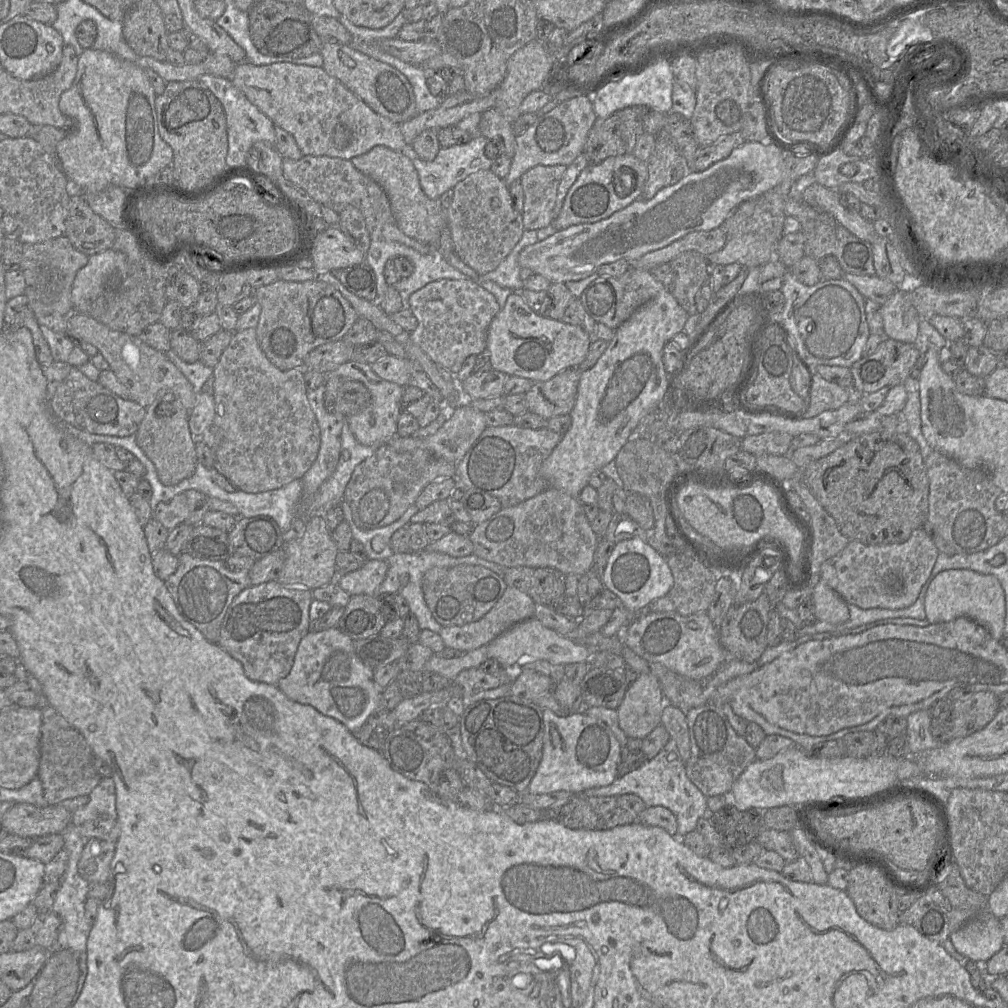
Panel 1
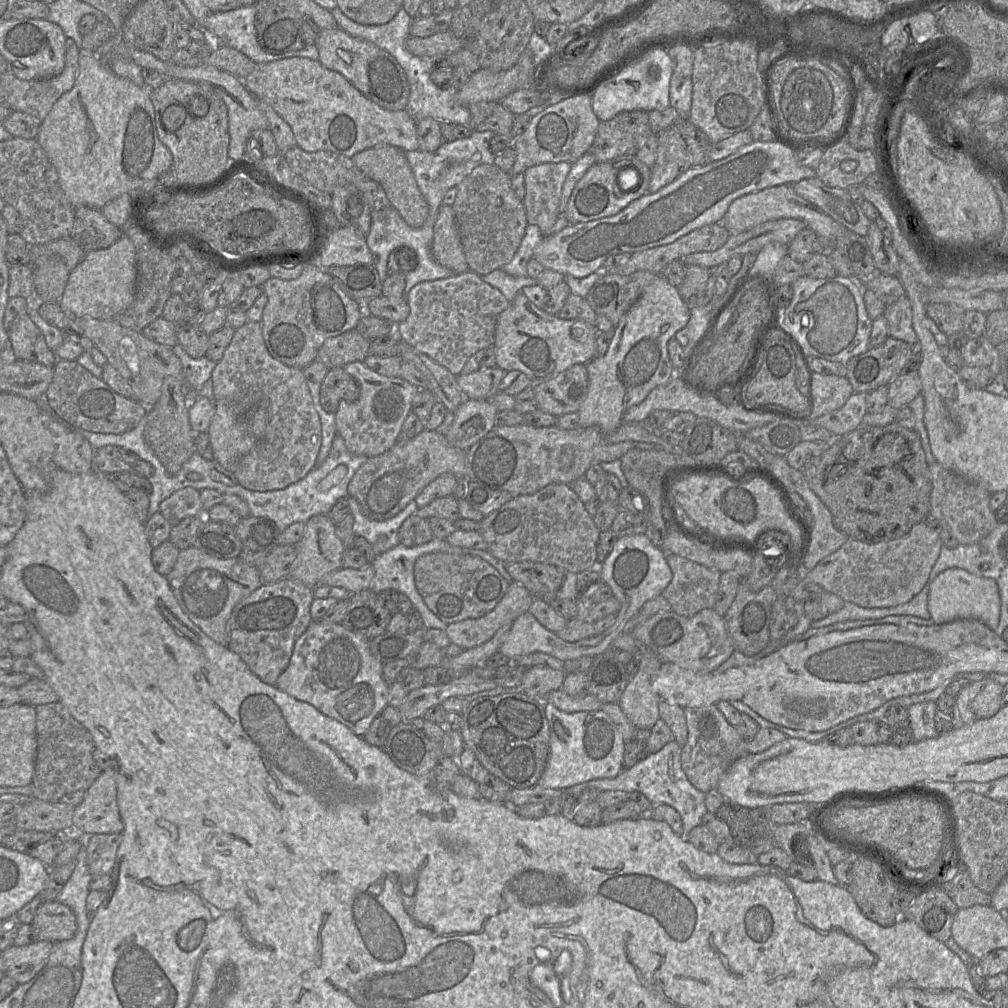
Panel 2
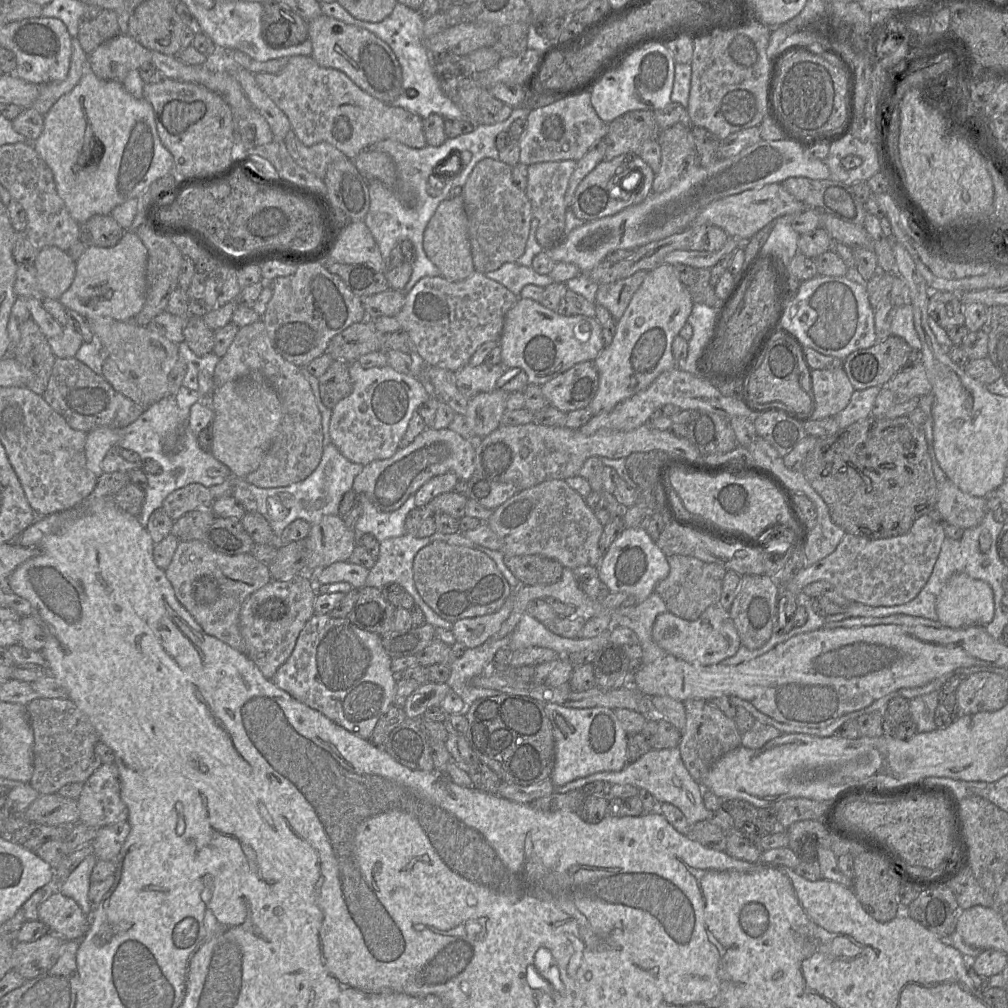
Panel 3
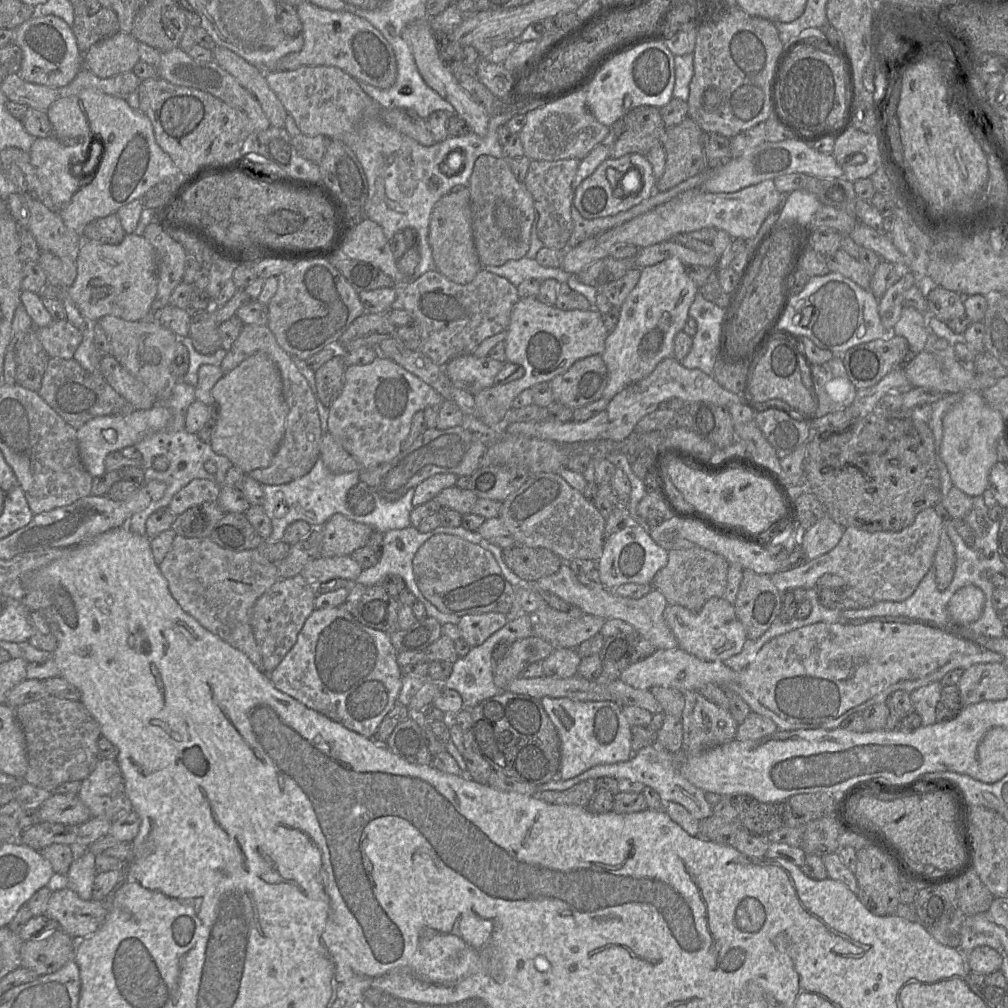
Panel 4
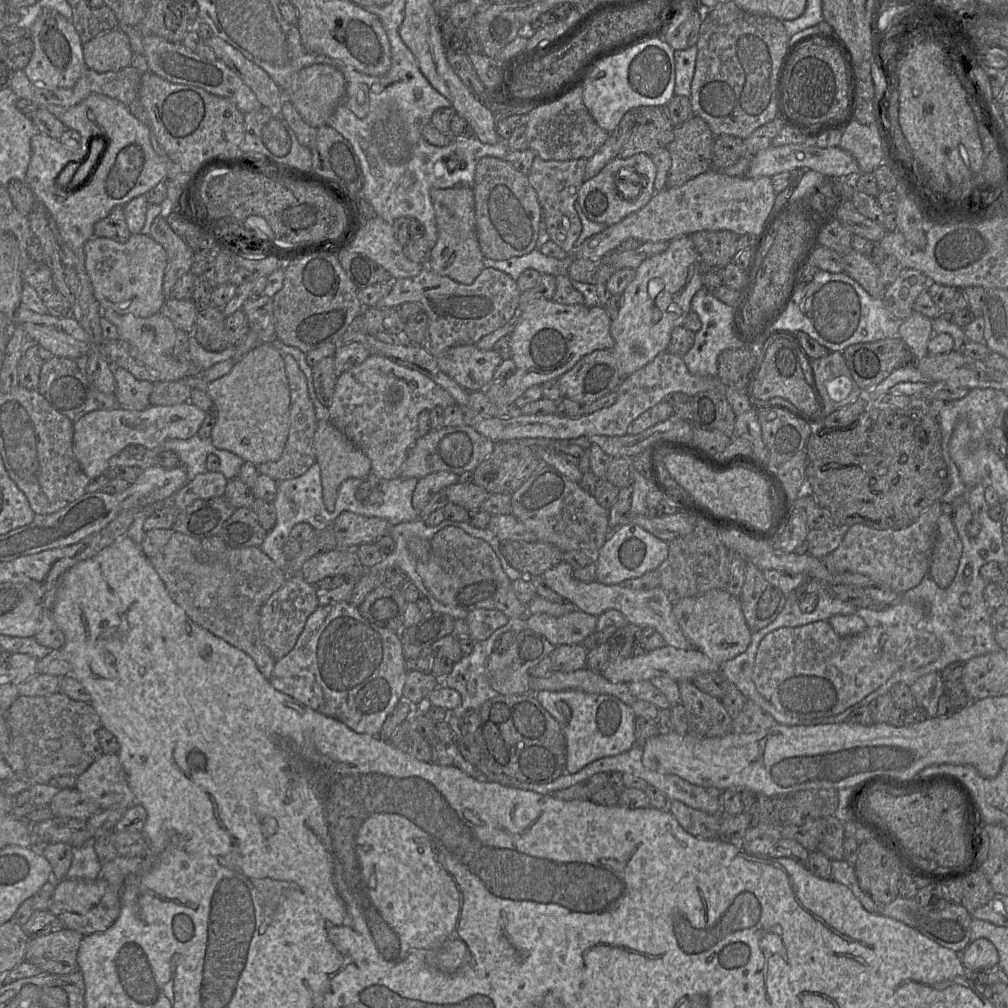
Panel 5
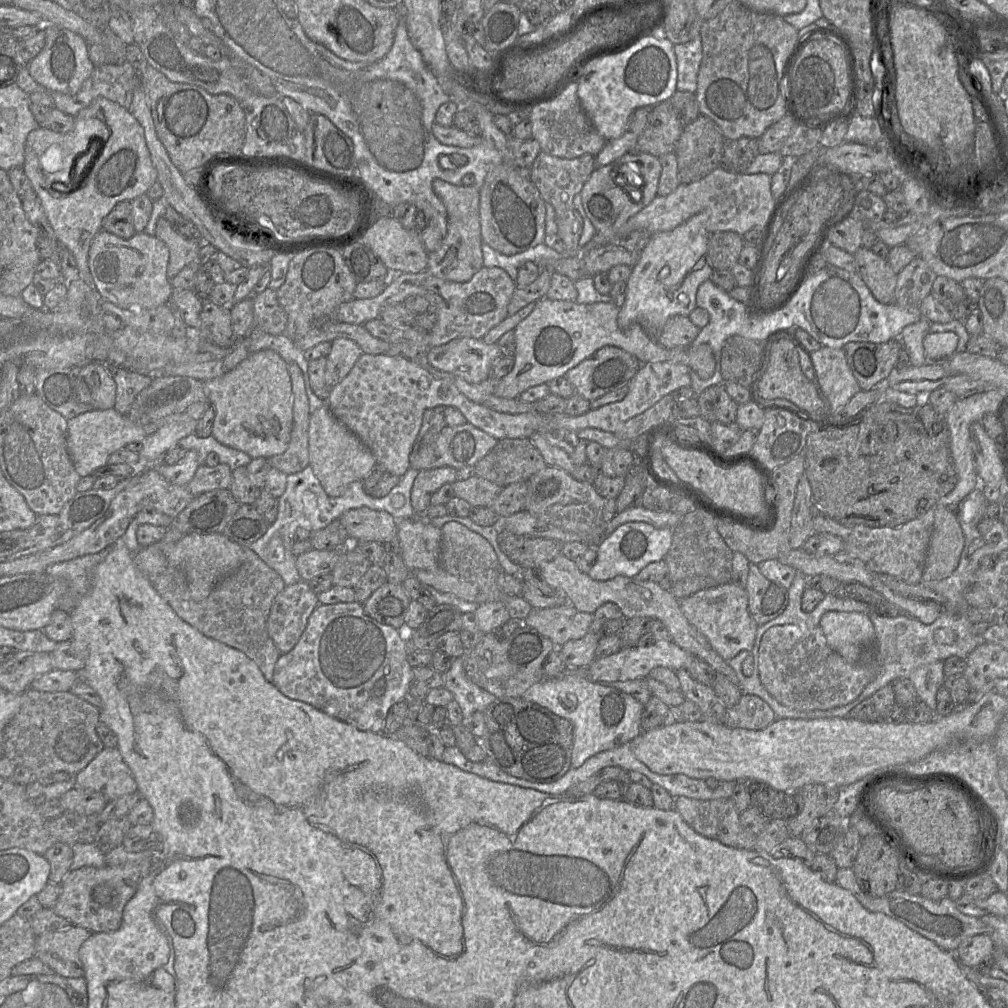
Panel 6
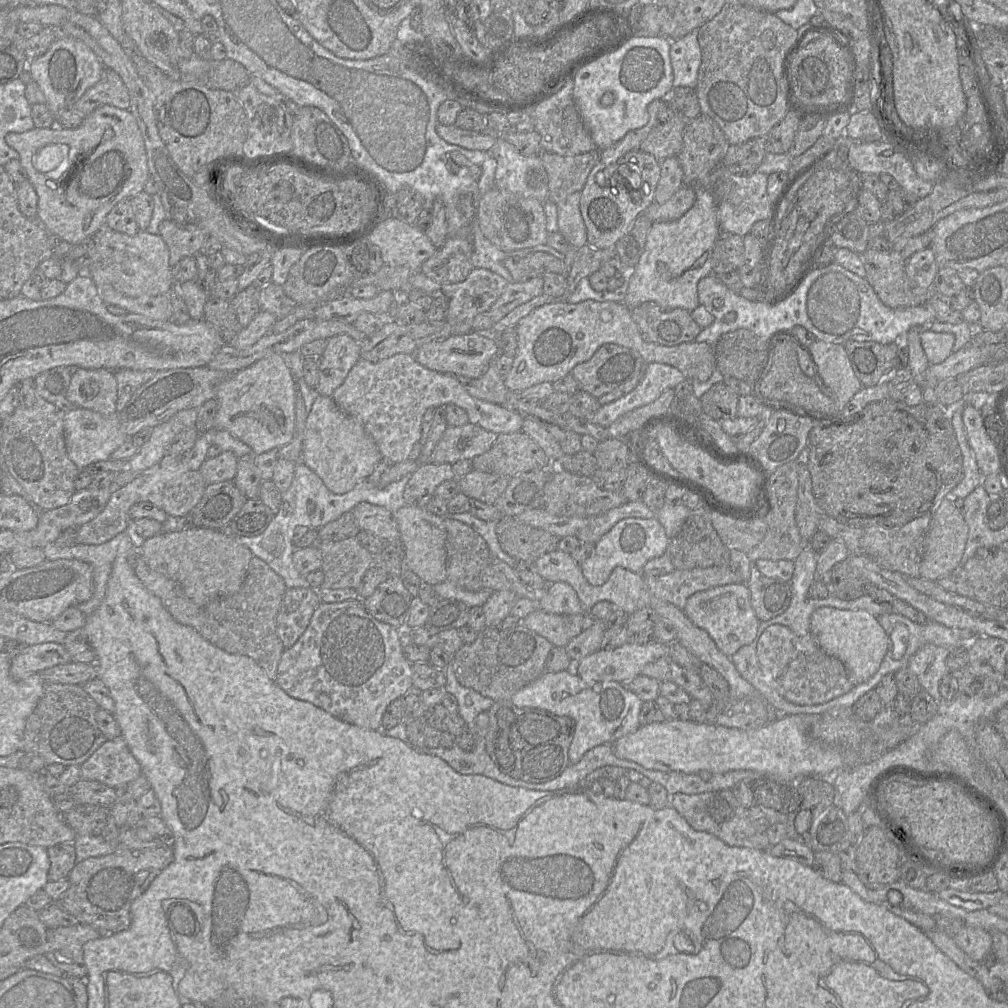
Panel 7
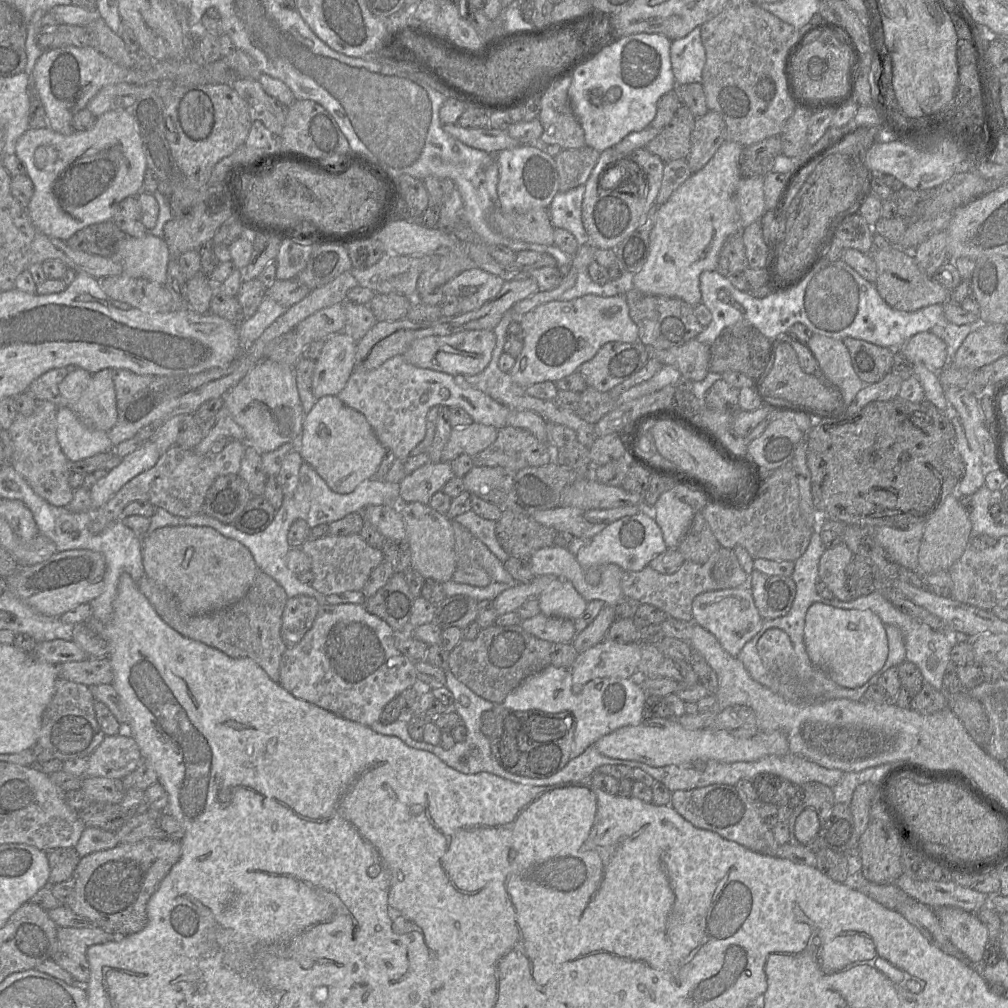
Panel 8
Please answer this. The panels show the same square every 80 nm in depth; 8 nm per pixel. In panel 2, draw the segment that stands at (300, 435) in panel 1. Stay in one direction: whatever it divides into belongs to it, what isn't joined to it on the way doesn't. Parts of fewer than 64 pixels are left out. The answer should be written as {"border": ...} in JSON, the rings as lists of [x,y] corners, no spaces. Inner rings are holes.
{"border":[[[248,321],[243,326],[235,330],[231,342],[224,351],[222,359],[216,363],[211,377],[214,391],[213,402],[226,401],[226,403],[232,407],[236,417],[247,426],[248,430],[254,435],[256,439],[253,448],[246,455],[241,457],[241,459],[236,463],[236,470],[233,472],[233,475],[238,484],[248,490],[259,492],[281,490],[303,479],[314,468],[314,464],[322,444],[322,425],[320,416],[316,411],[312,401],[307,379],[304,376],[303,369],[288,366],[274,358],[269,353],[263,338],[262,326],[260,322]]]}

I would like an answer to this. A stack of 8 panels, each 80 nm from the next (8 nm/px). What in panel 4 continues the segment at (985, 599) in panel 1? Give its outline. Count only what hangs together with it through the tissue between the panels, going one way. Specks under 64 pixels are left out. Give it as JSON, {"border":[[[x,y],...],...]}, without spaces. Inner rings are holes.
{"border":[[[974,585],[958,589],[948,603],[948,613],[956,626],[966,626],[981,616],[985,603],[983,591]]]}

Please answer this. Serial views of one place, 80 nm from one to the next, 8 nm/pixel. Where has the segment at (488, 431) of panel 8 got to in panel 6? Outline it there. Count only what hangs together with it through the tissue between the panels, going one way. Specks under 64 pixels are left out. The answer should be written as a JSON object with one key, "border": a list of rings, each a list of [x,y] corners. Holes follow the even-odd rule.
{"border":[[[467,422],[463,425],[446,426],[433,442],[423,445],[422,441],[417,454],[415,456],[412,456],[412,453],[410,454],[410,467],[417,471],[446,466],[454,469],[465,466],[474,467],[479,460],[494,448],[497,441],[493,436]]]}

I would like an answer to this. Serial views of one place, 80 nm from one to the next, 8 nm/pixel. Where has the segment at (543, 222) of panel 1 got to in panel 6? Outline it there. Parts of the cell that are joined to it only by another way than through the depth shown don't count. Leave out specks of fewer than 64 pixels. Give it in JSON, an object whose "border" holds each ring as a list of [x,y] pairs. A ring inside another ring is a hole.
{"border":[[[540,152],[529,168],[529,179],[539,191],[543,201],[555,210],[557,235],[565,245],[563,256],[580,255],[578,241],[583,230],[582,218],[573,205],[574,196],[579,194],[591,173],[596,168],[595,156],[584,154],[574,159],[563,159]]]}

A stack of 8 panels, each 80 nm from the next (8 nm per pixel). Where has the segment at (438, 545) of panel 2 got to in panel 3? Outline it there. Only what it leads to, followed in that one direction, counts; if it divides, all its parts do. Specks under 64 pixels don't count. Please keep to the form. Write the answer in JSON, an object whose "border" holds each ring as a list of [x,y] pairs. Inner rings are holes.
{"border":[[[435,532],[433,535],[425,538],[419,538],[417,536],[412,536],[406,533],[403,536],[396,537],[396,538],[389,538],[382,541],[380,543],[380,550],[379,550],[378,557],[376,558],[376,562],[374,566],[371,569],[369,569],[369,574],[365,581],[365,586],[381,589],[384,585],[389,583],[397,583],[401,585],[403,589],[413,597],[415,604],[417,604],[422,610],[425,616],[426,623],[431,624],[432,626],[435,627],[440,627],[451,631],[453,623],[441,618],[427,605],[427,603],[423,600],[418,590],[416,589],[414,584],[414,578],[413,578],[413,562],[416,554],[421,548],[437,540],[444,541],[452,545],[458,545],[458,546],[464,546],[464,547],[476,549],[485,553],[495,562],[497,568],[503,574],[505,579],[508,581],[512,590],[514,590],[515,588],[521,585],[519,580],[511,573],[511,571],[504,564],[503,561],[504,555],[499,550],[491,550],[489,548],[476,544],[470,541],[468,538],[466,538],[461,532],[457,532],[454,534],[442,534],[439,532]]]}

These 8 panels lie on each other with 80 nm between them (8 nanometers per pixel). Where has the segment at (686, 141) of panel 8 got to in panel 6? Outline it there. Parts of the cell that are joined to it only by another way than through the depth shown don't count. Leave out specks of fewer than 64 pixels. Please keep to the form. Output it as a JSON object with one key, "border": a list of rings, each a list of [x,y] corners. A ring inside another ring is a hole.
{"border":[[[665,100],[660,103],[657,103],[654,106],[644,106],[644,107],[650,107],[648,115],[647,115],[647,123],[641,132],[641,134],[638,136],[637,142],[635,144],[635,147],[633,151],[631,152],[644,152],[649,153],[653,156],[659,157],[663,154],[674,152],[675,145],[681,135],[681,132],[683,130],[683,125],[679,115],[675,111],[672,103],[670,100]]]}

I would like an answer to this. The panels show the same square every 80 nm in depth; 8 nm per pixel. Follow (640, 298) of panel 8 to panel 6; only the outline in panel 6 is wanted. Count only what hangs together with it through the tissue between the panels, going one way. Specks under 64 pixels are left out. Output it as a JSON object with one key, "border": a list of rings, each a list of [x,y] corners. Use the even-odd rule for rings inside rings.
{"border":[[[674,315],[665,323],[657,343],[665,348],[685,348],[696,338],[700,331],[688,316]]]}

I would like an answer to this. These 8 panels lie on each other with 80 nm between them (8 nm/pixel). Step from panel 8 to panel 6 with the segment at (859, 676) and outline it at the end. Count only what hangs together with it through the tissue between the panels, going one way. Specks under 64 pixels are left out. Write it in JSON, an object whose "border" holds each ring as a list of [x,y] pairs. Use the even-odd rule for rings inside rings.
{"border":[[[828,611],[820,619],[828,645],[850,663],[874,655],[875,629],[868,614]]]}

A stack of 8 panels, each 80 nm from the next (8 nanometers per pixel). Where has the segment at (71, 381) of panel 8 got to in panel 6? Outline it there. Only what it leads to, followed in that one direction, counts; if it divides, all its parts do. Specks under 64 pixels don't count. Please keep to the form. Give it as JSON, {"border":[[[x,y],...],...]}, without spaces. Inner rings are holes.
{"border":[[[97,361],[84,365],[76,376],[76,392],[82,403],[92,405],[95,410],[114,408],[117,388],[110,366]]]}

